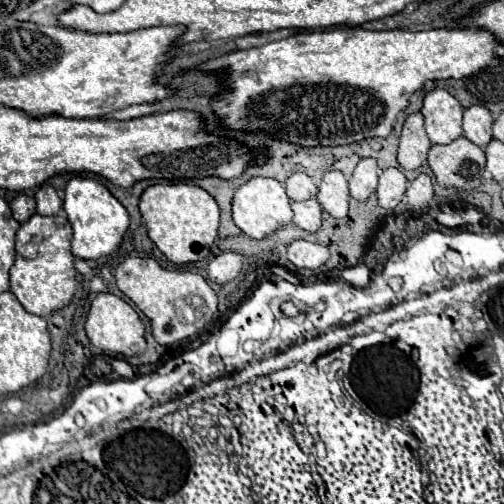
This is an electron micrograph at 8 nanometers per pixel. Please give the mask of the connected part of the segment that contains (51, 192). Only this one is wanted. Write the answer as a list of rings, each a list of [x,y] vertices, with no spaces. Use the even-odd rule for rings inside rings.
[[[42,184],[36,192],[36,212],[44,216],[54,216],[62,212],[62,200],[58,198],[54,186]]]

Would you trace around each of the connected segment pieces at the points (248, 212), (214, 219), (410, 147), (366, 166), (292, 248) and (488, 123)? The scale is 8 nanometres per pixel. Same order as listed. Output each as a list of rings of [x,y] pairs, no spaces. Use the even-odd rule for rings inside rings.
[[[250,178],[246,184],[242,184],[236,190],[236,196],[232,200],[232,218],[234,224],[248,234],[250,238],[266,238],[268,234],[288,226],[292,222],[292,208],[290,208],[290,198],[286,194],[286,188],[282,182],[276,178]]]
[[[178,182],[178,184],[152,184],[144,190],[140,198],[140,214],[146,220],[146,230],[150,240],[160,248],[160,252],[174,264],[188,264],[204,260],[218,234],[220,208],[216,200],[204,188]]]
[[[420,112],[410,114],[404,122],[400,146],[398,146],[398,162],[406,170],[416,170],[426,162],[430,140],[424,130],[424,116]]]
[[[362,158],[350,178],[350,194],[356,200],[366,200],[378,188],[378,174],[380,168],[374,158]]]
[[[296,240],[288,246],[288,260],[296,266],[297,269],[317,269],[322,266],[326,260],[329,260],[330,252],[326,246],[308,242],[308,240]]]
[[[470,106],[464,112],[464,136],[480,148],[486,148],[486,144],[492,140],[492,124],[494,118],[484,106]]]

